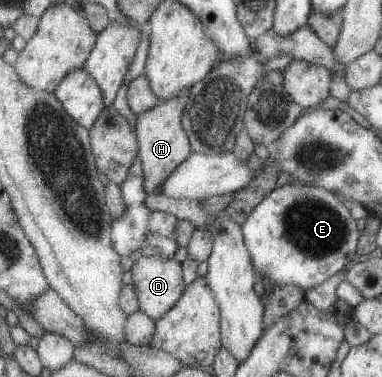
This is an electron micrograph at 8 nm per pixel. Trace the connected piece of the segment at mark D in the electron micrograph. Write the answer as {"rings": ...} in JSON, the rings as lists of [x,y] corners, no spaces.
{"rings":[[[141,257],[133,262],[130,271],[138,310],[153,320],[163,316],[186,287],[181,279],[181,263],[175,259]]]}

